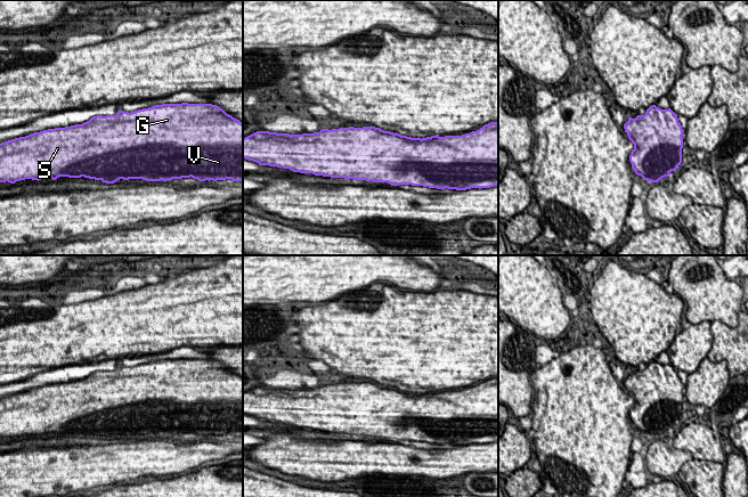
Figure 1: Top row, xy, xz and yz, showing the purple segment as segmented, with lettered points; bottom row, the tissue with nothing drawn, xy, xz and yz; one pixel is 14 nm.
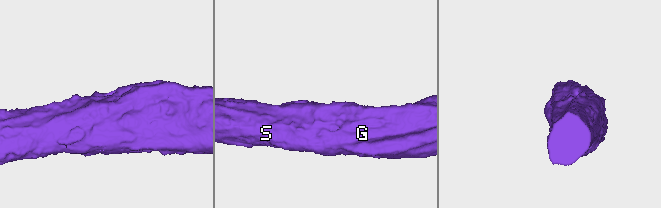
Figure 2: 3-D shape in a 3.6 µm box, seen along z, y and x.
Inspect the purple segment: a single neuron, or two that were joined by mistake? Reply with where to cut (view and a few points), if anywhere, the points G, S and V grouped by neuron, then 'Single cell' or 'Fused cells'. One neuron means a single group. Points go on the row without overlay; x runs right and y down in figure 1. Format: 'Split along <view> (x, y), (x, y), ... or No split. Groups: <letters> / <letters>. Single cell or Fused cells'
No split. Groups: G S V. Single cell

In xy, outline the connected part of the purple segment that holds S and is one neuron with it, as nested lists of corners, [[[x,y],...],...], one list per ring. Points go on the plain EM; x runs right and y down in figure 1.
[[[162,359],[131,368],[120,365],[115,370],[97,370],[82,380],[48,384],[0,399],[0,438],[59,432],[84,432],[106,439],[120,434],[170,437],[190,432],[200,437],[243,437],[243,377],[212,359]]]

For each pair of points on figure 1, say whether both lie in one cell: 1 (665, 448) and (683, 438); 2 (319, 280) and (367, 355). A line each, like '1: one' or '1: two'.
1: two
2: two

